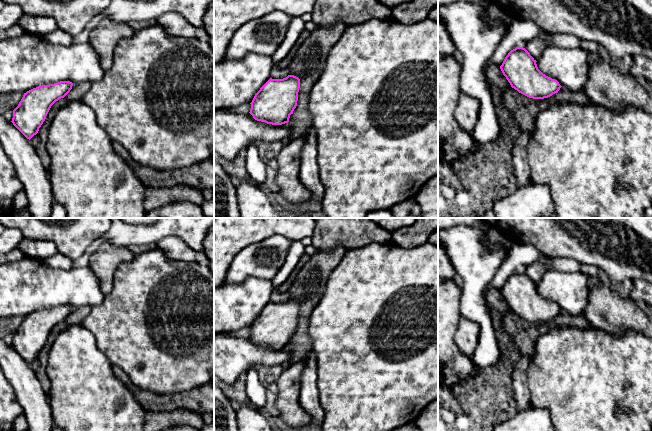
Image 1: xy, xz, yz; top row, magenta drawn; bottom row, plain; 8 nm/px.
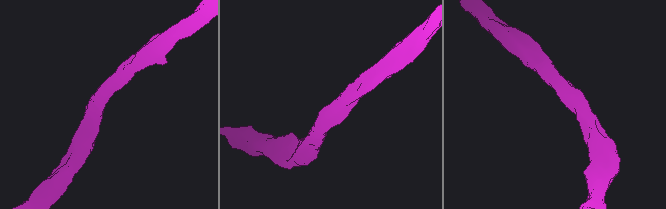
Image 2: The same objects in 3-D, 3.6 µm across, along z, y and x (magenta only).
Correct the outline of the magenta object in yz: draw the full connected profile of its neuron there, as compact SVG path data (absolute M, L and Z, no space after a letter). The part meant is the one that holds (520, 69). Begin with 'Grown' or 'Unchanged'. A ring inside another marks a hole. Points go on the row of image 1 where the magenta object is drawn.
Unchanged. M516 47L505 57L500 69L511 87L533 99L544 99L558 93L559 82L543 74L536 60L523 47Z

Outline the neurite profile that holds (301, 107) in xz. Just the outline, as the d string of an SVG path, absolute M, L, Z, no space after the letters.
M338 22L334 26L318 27L316 30L312 31L310 36L300 45L292 62L287 68L289 75L294 75L300 79L300 88L298 92L297 106L289 118L289 122L292 125L291 134L283 141L285 145L304 136L307 129L312 127L312 118L308 109L311 89L323 72L329 52L335 43L341 38L346 28L347 26L344 23Z

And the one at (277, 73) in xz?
M274 66L272 69L270 78L272 78L272 79L283 79L283 78L286 78L288 75L289 75L289 72L287 69Z

